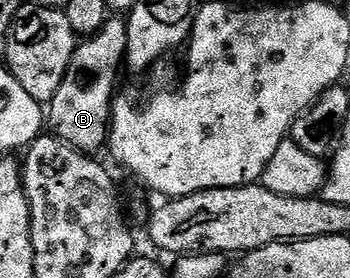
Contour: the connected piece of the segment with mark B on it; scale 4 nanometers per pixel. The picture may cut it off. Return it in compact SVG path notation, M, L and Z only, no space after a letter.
M112 16L98 32L87 35L77 41L74 56L70 56L70 68L66 68L63 84L54 92L52 101L46 110L46 122L53 126L55 137L61 138L75 150L83 154L95 155L95 150L104 150L110 123L112 104L116 90L116 77L120 66L126 62L126 44L128 43L128 23L123 17Z

